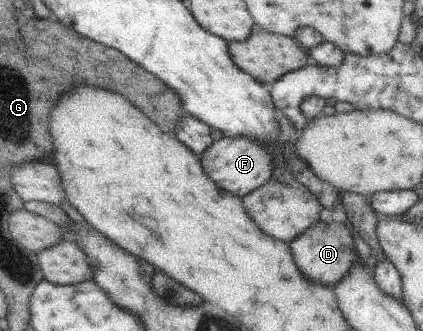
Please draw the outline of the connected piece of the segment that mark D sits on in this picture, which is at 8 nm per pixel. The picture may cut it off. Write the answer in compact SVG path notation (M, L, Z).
M317 221L302 234L292 239L290 247L294 264L303 273L303 276L312 282L324 285L334 285L342 275L350 268L351 262L356 259L354 241L350 231L340 223L330 221L329 223Z

